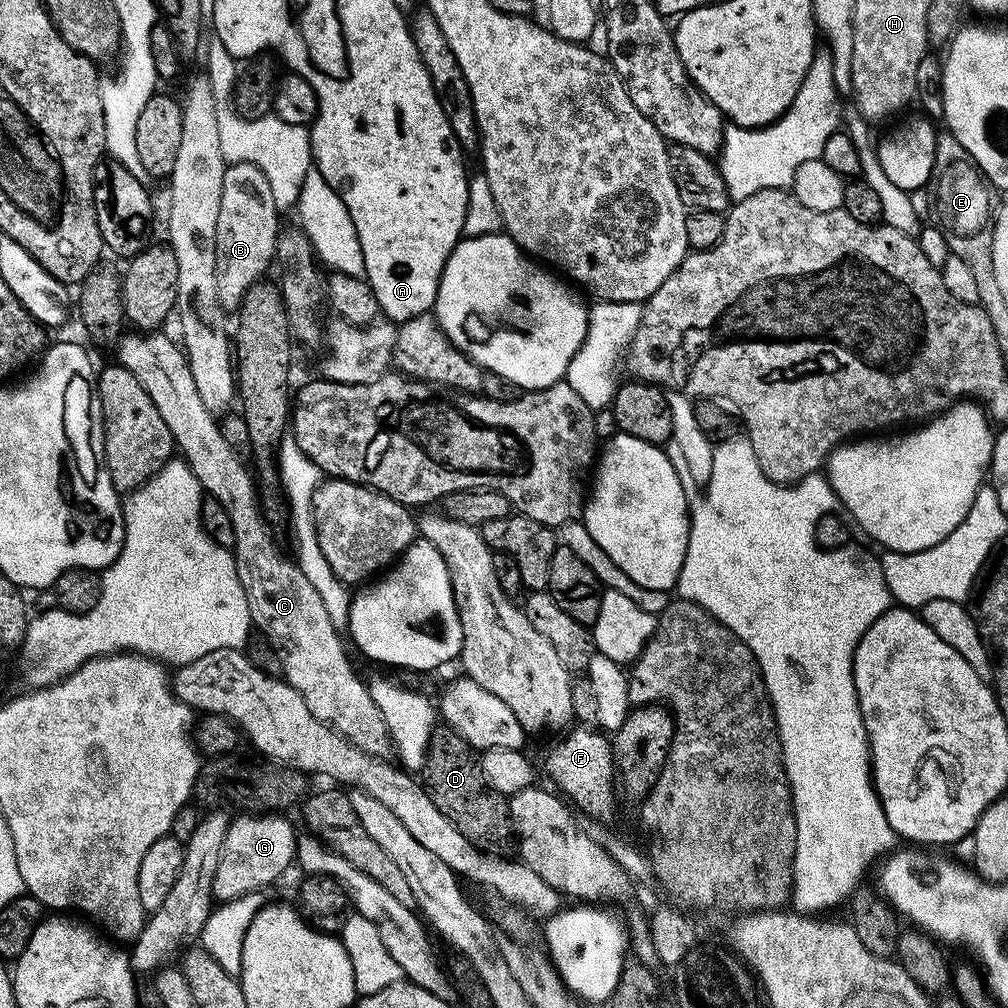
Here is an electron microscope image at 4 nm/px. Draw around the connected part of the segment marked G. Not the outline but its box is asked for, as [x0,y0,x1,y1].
[212,812,298,902]

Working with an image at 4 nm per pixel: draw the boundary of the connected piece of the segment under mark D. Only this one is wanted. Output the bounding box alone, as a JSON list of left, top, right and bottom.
[422,726,514,856]

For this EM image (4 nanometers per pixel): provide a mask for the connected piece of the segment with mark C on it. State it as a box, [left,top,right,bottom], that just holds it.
[119,334,390,758]

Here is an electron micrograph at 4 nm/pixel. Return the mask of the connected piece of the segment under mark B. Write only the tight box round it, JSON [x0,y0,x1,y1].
[216,164,282,309]

